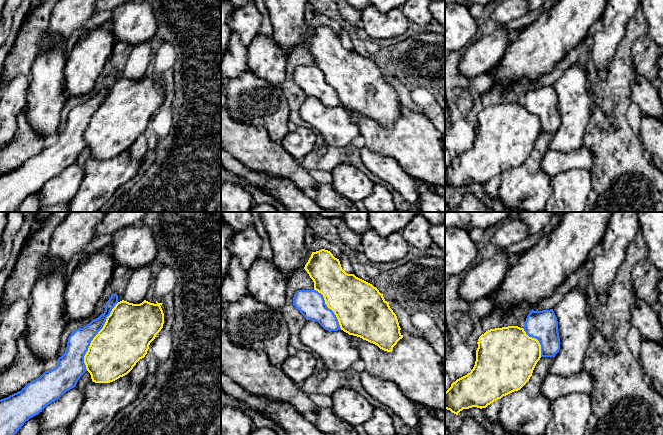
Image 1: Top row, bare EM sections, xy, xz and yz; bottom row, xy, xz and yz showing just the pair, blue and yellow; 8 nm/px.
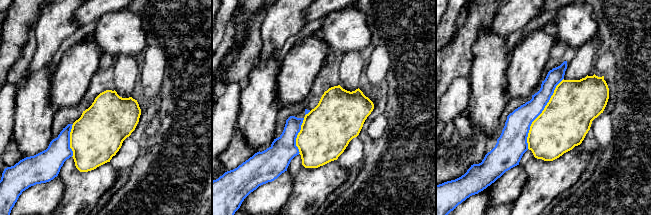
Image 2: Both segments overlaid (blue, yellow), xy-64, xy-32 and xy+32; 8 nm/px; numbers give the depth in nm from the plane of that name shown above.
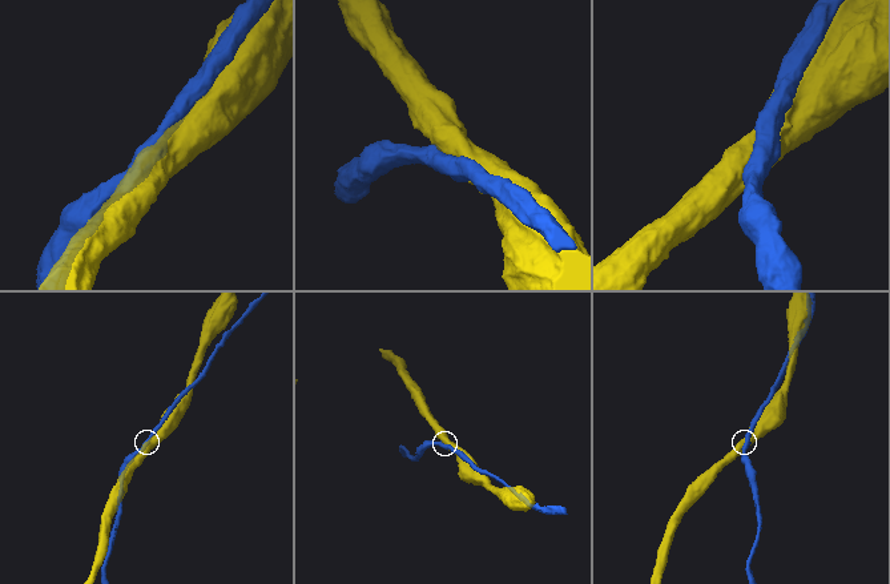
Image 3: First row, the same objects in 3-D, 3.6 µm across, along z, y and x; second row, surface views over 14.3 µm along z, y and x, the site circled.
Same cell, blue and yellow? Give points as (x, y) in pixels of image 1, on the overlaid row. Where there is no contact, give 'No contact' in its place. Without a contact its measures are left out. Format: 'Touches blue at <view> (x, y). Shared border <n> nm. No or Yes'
Touches blue at xy (95, 335). Shared border 600 nm. No

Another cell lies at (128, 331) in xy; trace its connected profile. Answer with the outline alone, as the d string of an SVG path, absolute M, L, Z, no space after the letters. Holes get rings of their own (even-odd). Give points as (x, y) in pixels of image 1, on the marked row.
M144 300L140 304L133 304L127 301L118 302L107 317L103 328L93 338L84 356L84 363L87 371L91 375L91 379L95 383L110 383L120 377L127 375L136 363L145 357L149 349L150 343L155 339L156 335L161 331L164 324L164 313L161 308L163 303L150 303Z

